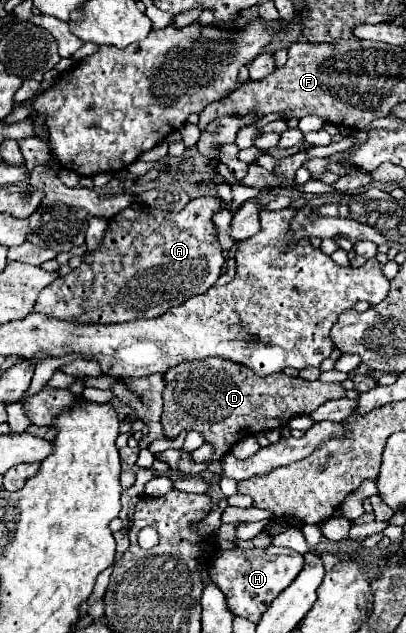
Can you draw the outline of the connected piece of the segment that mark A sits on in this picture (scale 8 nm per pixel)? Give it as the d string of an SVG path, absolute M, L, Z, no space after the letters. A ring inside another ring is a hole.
M203 196L191 200L181 212L163 212L147 204L133 204L121 210L109 220L109 228L97 252L85 252L81 266L73 268L67 276L53 280L39 294L33 312L45 316L57 316L61 320L79 324L113 324L131 322L139 318L159 318L171 306L179 306L195 294L203 294L221 276L221 244L215 236L217 226L213 214L223 208L223 200L217 196Z

